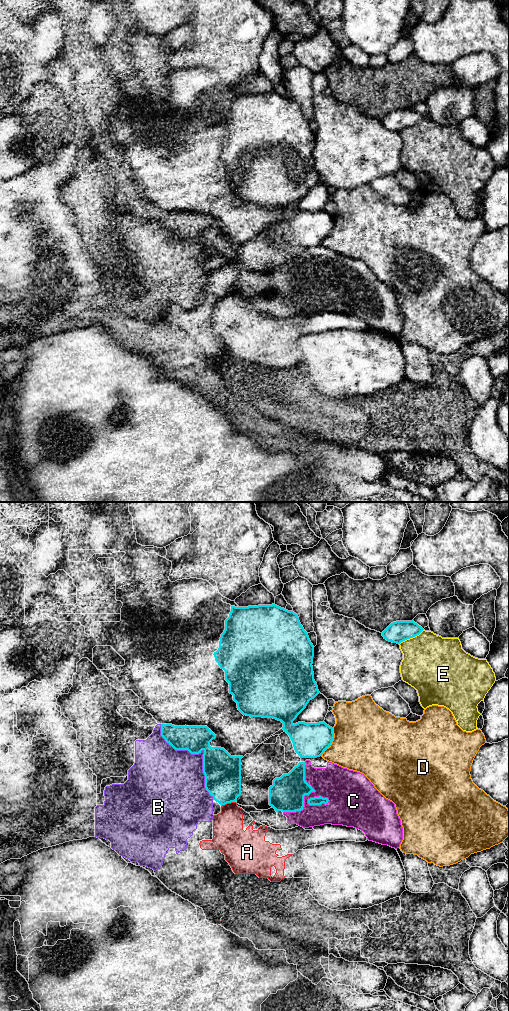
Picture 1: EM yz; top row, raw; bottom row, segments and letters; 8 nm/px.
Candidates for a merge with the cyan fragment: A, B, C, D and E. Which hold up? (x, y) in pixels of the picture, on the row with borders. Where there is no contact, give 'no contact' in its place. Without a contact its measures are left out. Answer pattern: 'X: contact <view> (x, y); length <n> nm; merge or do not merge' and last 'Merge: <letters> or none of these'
A: contact yz (227, 802); length 120 nm; do not merge
B: contact yz (200, 752); length 750 nm; do not merge
C: contact yz (307, 794); length 440 nm; do not merge
D: contact yz (331, 742); length 240 nm; do not merge
E: contact yz (411, 637); length 240 nm; do not merge
Merge: none of these

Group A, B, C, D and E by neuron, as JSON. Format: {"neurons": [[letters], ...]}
{"neurons": [["A", "B"], ["C"], ["D"], ["E"]]}

